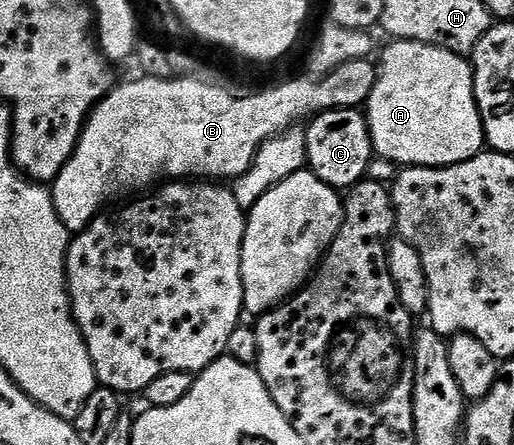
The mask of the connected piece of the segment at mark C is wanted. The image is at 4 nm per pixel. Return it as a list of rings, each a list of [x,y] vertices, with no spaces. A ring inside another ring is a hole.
[[[327,109],[310,118],[305,129],[307,135],[306,168],[321,183],[340,191],[350,190],[368,176],[373,150],[366,112],[359,109]]]

